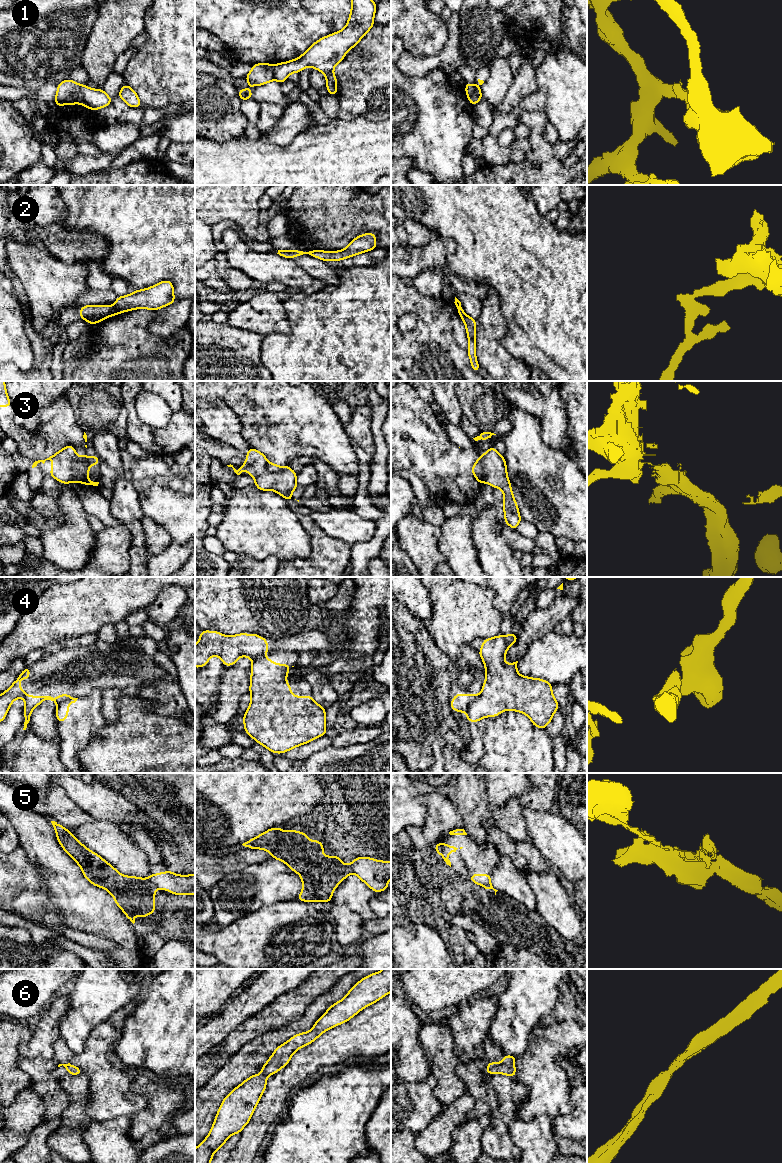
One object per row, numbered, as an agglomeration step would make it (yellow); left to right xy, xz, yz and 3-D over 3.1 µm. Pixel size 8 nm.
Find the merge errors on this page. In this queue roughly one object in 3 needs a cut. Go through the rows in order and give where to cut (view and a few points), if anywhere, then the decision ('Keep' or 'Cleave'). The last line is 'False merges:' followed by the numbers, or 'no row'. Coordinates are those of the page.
1: Split along xy (81, 85), (75, 101). Cleave
2: Split along xy (113, 305), (118, 312). Cleave
3: Split along xz (266, 461), (266, 469), (269, 472), (285, 471), (289, 468). Cleave
4: Split along yz (479, 695), (465, 710). Cleave
5: No split. Keep
6: No split. Keep
False merges: 1, 2, 3, 4

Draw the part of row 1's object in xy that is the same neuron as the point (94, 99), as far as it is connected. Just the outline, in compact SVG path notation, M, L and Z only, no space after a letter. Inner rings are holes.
M83 84L76 98L76 103L95 111L110 105L112 98L103 89L92 89Z

